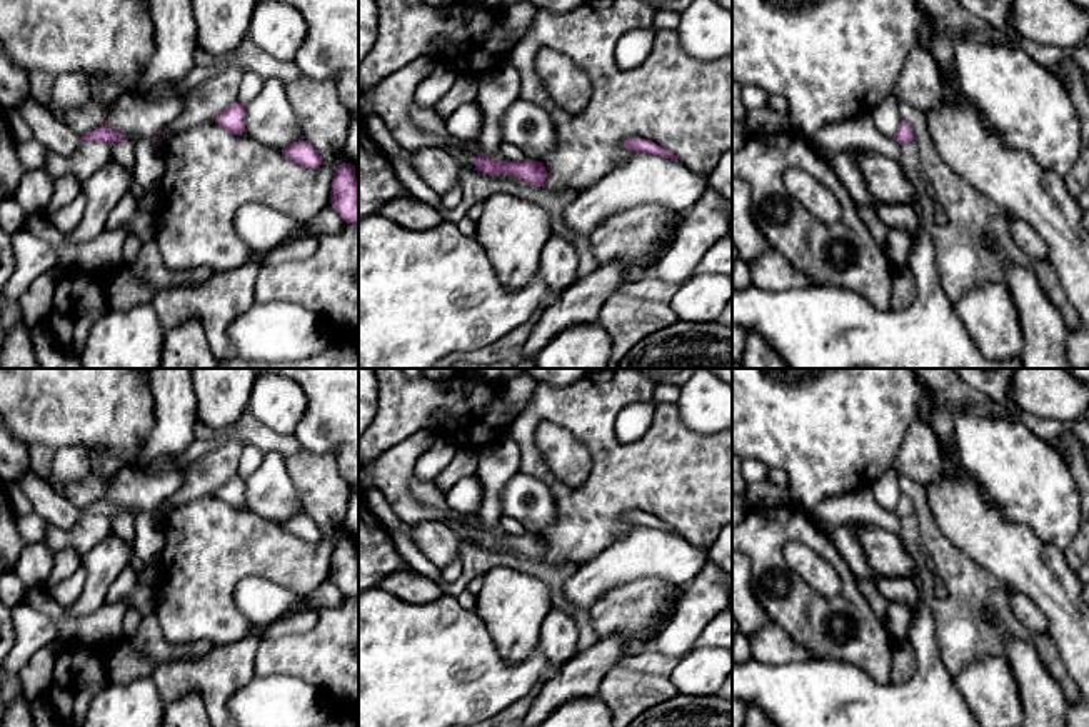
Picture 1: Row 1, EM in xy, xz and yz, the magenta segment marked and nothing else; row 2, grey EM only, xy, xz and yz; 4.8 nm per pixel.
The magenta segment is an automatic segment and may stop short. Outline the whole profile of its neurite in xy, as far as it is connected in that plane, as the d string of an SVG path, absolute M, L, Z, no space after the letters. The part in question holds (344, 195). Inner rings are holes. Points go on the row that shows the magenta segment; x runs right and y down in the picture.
M352 163L337 165L332 178L330 203L347 223L359 223L359 182Z

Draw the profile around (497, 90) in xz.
M505 62L504 65L487 72L479 82L477 103L484 115L479 135L482 153L489 158L502 162L502 117L520 98L520 77L517 70Z

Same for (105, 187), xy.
M110 160L80 183L82 195L87 198L87 207L82 223L73 233L77 242L93 240L105 230L108 213L130 193L132 183L133 170L123 167L117 160Z

